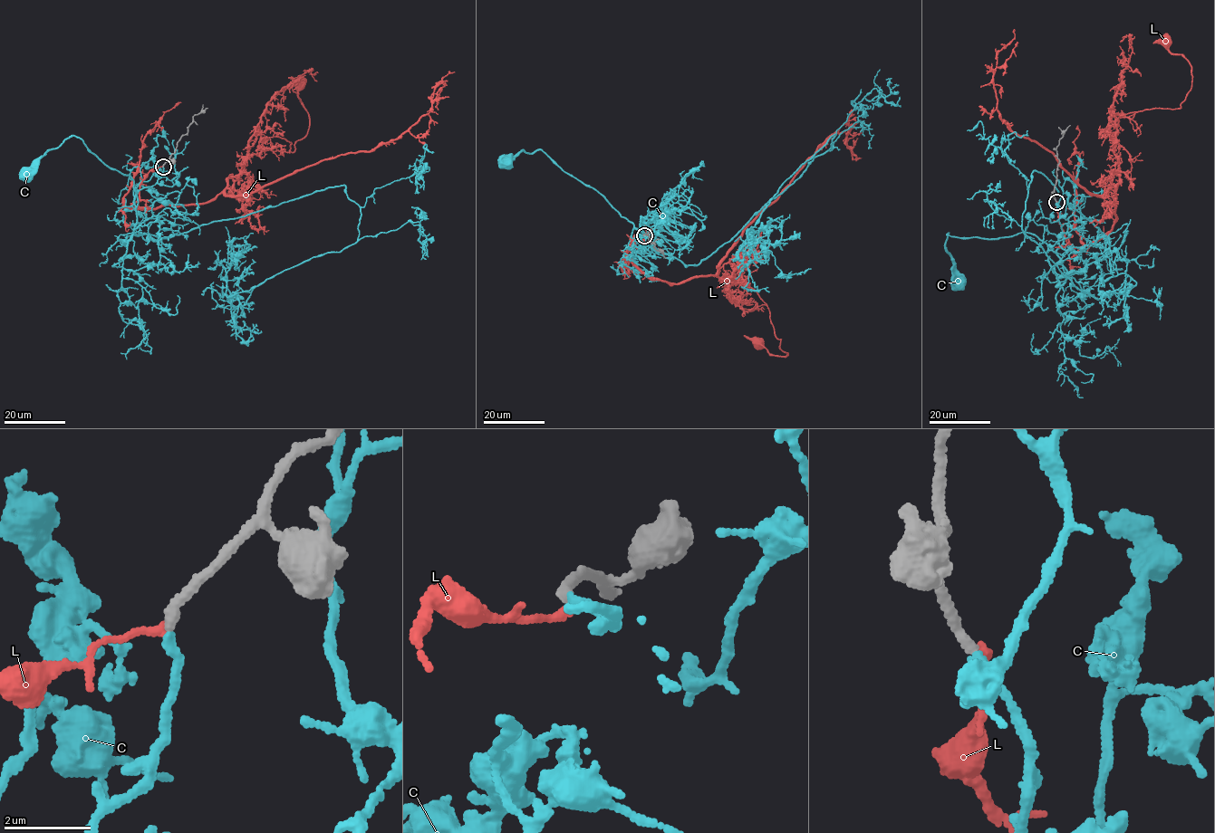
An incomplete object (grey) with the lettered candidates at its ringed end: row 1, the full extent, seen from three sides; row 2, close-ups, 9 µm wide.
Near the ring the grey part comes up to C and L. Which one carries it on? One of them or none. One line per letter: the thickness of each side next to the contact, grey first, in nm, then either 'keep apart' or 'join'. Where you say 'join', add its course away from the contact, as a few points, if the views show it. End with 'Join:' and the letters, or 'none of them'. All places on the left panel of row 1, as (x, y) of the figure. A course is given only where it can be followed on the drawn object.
C: 240 nm thick on the grey side, 240 nm on the other; join; it runs (163, 167), (156, 183), (137, 194), (136, 206), (131, 177), (108, 167), (73, 136), (50, 149), (25, 177)
L: 240 nm thick on the grey side, 160 nm on the other; keep apart
Join: C

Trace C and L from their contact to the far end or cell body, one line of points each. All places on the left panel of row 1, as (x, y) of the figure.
C: (163, 167), (156, 183), (137, 194), (136, 206), (131, 177), (108, 167), (73, 136), (50, 149), (25, 177)
L: (162, 166), (122, 206), (213, 200), (239, 173), (251, 137), (268, 128), (293, 152), (309, 126), (302, 82)

